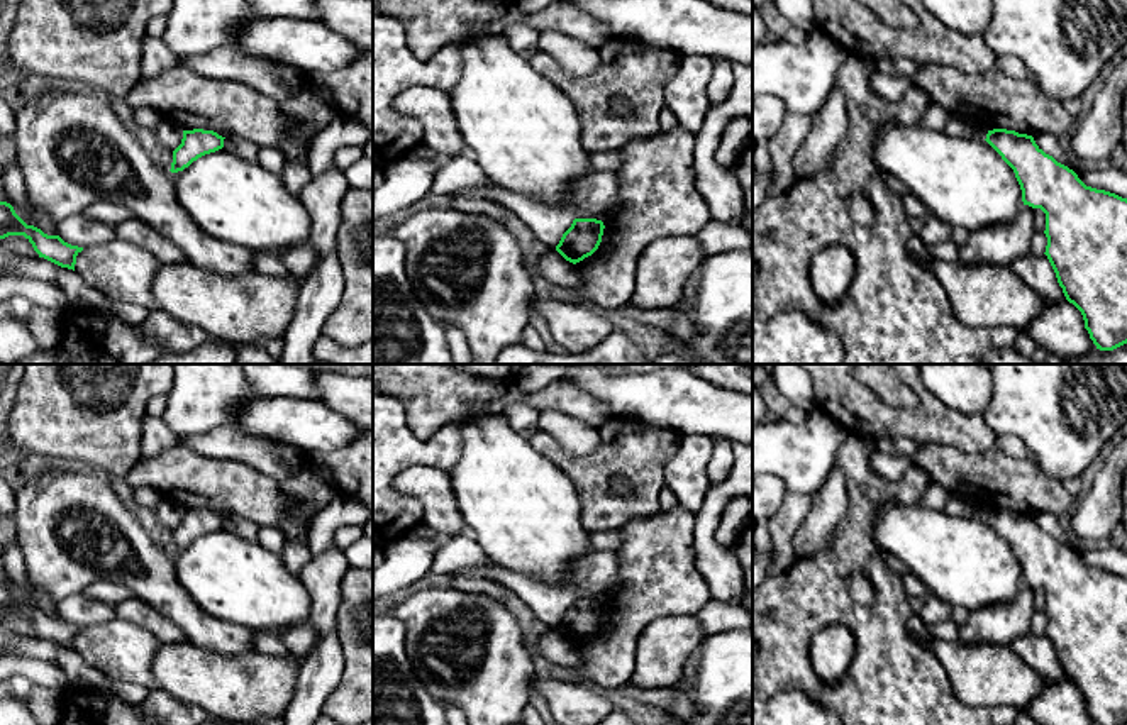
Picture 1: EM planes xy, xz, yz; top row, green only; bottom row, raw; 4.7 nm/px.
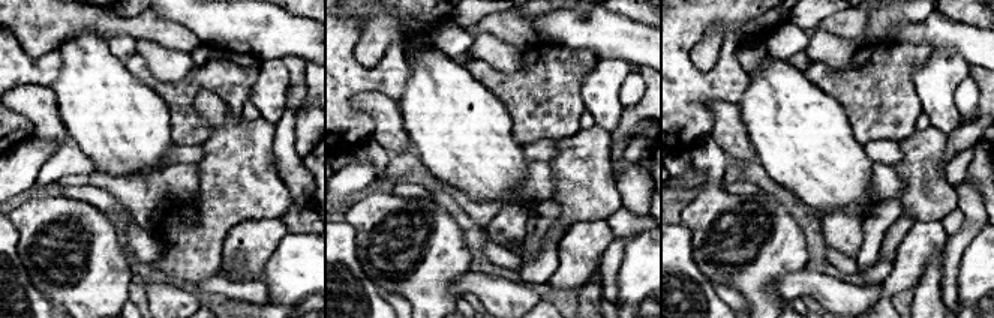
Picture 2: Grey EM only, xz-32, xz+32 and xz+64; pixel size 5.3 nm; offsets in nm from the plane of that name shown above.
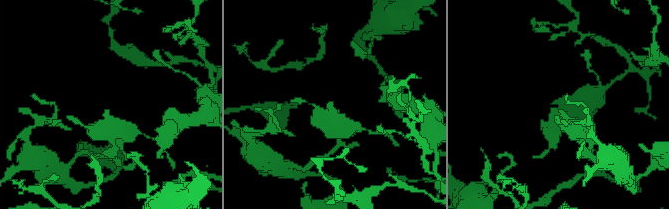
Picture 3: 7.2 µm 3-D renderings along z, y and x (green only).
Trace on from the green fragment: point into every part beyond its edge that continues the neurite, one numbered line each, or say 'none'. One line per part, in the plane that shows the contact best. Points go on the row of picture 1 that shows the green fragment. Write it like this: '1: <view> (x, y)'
none

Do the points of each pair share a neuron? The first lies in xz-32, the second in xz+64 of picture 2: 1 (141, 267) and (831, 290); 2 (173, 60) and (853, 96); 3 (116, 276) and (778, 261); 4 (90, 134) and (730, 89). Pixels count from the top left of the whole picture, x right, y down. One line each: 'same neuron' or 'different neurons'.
1: different neurons
2: different neurons
3: same neuron
4: different neurons

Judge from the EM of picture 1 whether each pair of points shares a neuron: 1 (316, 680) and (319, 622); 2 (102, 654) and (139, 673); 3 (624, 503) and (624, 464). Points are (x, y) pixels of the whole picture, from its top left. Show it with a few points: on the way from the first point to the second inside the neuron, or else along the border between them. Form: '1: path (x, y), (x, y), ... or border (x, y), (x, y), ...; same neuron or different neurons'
1: path (322, 666), (326, 636); same neuron
2: path (111, 654), (121, 654), (131, 664); same neuron
3: path (626, 493), (626, 475); same neuron

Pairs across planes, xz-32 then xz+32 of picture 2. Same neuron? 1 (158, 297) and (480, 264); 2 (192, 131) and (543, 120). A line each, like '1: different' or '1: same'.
1: different
2: same

